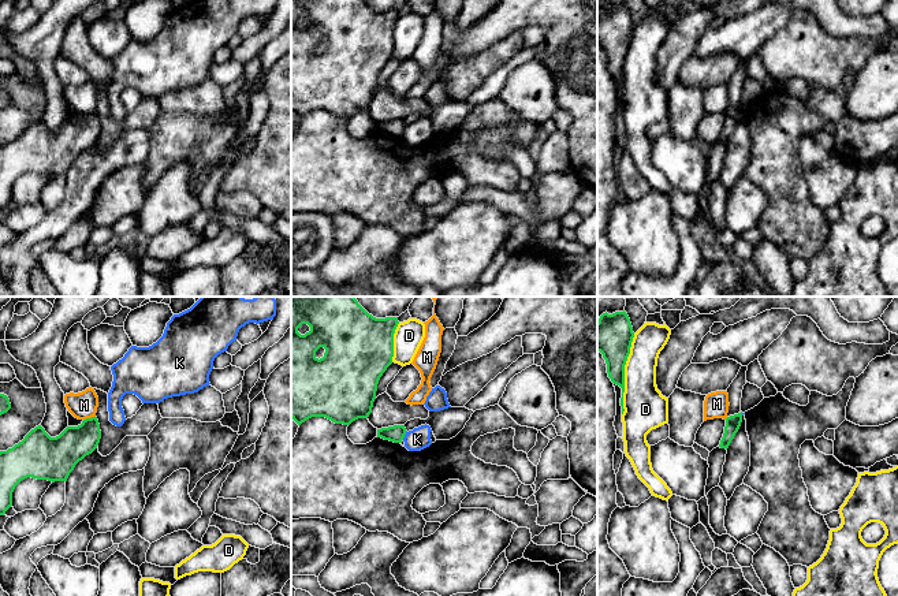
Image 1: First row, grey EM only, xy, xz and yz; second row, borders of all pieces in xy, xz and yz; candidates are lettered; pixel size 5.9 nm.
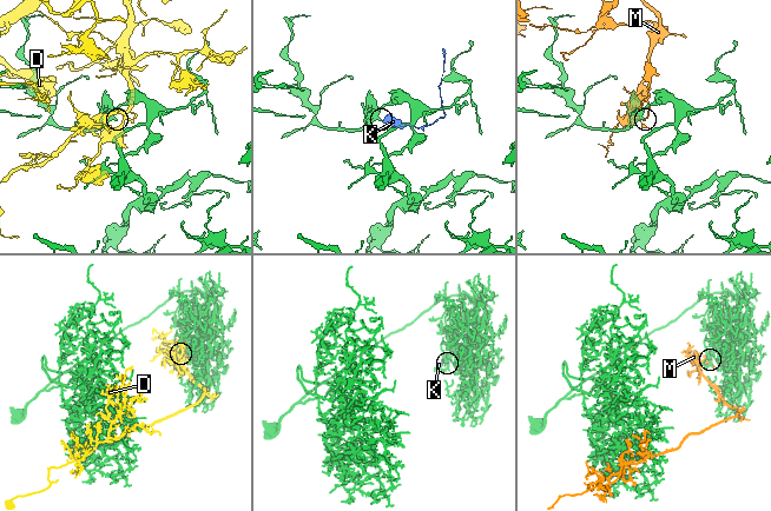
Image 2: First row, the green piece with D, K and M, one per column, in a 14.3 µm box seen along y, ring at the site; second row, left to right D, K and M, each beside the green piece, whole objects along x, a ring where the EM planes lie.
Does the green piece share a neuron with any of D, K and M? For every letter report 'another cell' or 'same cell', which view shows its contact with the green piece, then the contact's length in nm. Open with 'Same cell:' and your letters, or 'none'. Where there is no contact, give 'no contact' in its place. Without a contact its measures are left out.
Same cell: none
D: another cell; meets green in yz; contact 480 nm long
K: another cell; meets green in xz; contact 60 nm long
M: another cell; meets green in xy; contact 80 nm long

